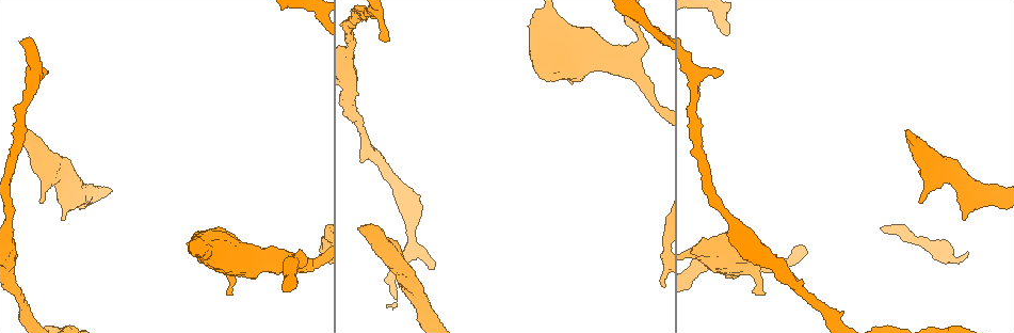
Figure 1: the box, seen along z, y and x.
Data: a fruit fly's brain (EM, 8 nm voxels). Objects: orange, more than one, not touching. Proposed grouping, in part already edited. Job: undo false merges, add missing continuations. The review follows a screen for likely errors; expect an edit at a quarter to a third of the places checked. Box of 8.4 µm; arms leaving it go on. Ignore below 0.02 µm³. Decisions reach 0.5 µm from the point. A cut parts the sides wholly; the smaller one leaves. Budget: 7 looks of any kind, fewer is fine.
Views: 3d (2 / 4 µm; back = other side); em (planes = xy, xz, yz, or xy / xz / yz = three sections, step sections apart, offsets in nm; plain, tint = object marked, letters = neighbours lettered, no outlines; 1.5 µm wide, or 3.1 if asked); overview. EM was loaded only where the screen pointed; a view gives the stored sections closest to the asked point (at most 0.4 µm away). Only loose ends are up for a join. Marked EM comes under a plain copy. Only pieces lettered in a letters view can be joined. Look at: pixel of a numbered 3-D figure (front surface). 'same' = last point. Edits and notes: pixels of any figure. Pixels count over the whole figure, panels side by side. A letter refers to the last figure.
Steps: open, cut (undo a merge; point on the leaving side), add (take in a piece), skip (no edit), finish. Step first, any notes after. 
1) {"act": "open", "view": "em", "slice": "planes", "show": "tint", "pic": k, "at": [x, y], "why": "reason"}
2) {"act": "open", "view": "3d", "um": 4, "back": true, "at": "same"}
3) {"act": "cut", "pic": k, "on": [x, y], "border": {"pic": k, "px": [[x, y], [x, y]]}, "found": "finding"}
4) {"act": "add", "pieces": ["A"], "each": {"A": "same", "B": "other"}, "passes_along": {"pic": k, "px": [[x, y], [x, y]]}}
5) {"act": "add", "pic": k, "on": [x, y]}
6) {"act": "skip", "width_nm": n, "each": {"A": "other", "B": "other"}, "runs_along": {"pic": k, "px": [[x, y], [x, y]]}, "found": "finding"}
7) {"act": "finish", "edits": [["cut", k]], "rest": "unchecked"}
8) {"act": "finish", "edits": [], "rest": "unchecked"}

{"act": "open", "view": "3d", "um": 4, "pic": 1, "at": [45, 72], "why": "an open end"}

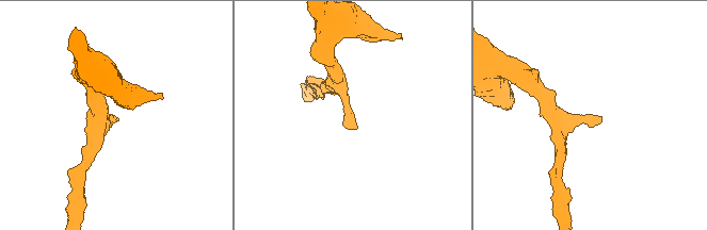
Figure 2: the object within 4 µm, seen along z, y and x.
{"act": "open", "view": "em", "slice": "planes", "show": "letters", "pic": 2, "at": [601, 119], "why": "now the EM"}

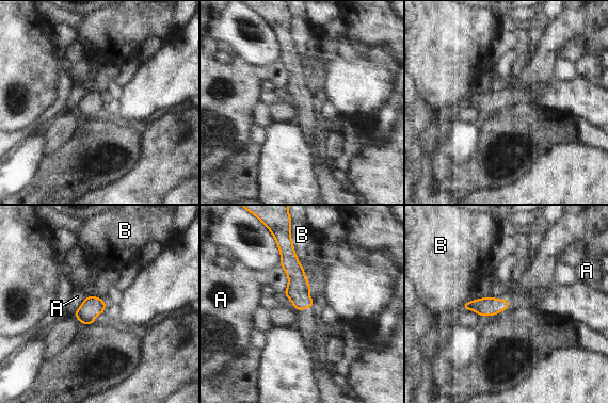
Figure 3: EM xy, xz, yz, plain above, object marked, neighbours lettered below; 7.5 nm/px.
{"act": "skip", "each": {"A": "other", "B": "other"}, "runs_along": {"pic": 3, "px": [[286, 245], [297, 277], [300, 307]]}, "found": "none of them fits"}

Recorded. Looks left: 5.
{"act": "open", "view": "em", "slice": "xy", "step": 4, "show": "letters", "pic": 1, "at": [910, 130], "why": "thick end"}

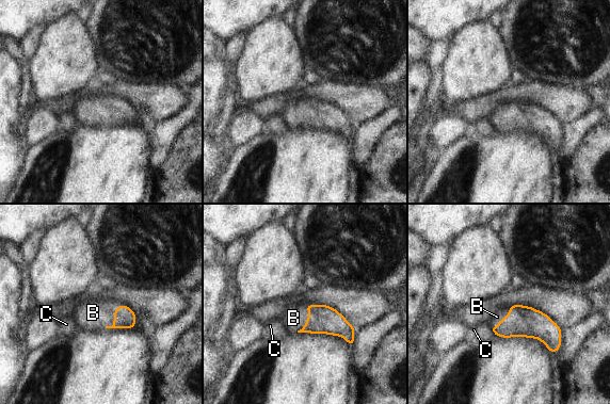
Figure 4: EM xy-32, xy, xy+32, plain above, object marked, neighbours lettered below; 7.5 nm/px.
{"act": "add", "pieces": ["B"], "each": {"B": "same", "C": "other"}, "passes_along": {"pic": 4, "px": [[323, 319], [309, 311], [293, 318]]}, "found": "the neuron continues"}

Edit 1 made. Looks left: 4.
{"act": "open", "view": "3d", "um": 4, "pic": 1, "at": [232, 294], "why": "an open end"}

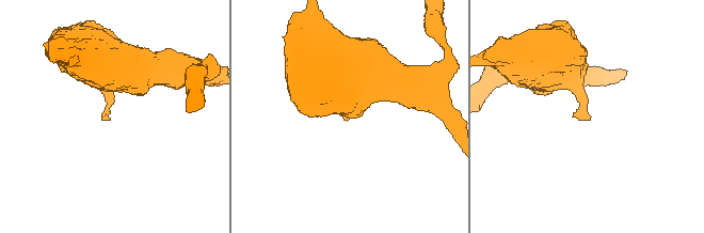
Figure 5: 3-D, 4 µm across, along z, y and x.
{"act": "open", "view": "em", "slice": "planes", "show": "tint", "pic": 5, "at": [346, 119]}

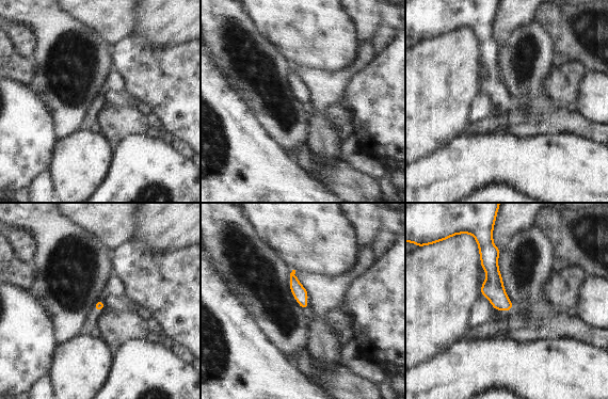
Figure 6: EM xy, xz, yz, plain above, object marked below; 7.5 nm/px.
{"act": "open", "view": "em", "slice": "planes", "show": "letters", "at": "same", "why": "see the neighbours"}

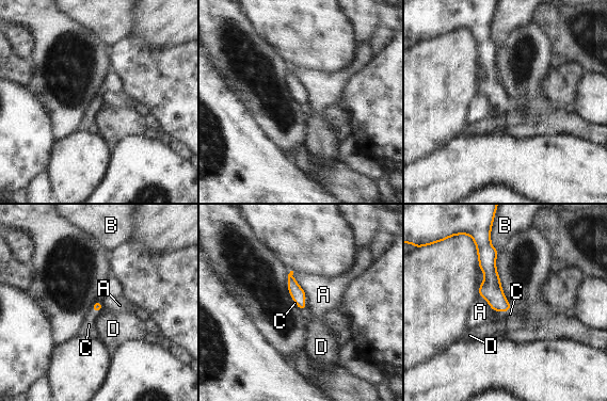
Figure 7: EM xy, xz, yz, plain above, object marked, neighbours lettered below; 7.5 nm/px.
{"act": "add", "pieces": ["C"], "each": {"A": "other", "B": "other", "C": "same", "D": "other"}, "passes_along": {"pic": 7, "px": [[97, 306], [92, 306], [89, 324]]}, "found": "it goes on there"}

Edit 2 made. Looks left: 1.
{"act": "finish", "edits": [["add", 4], ["add", 7]], "rest": "unchecked"}

